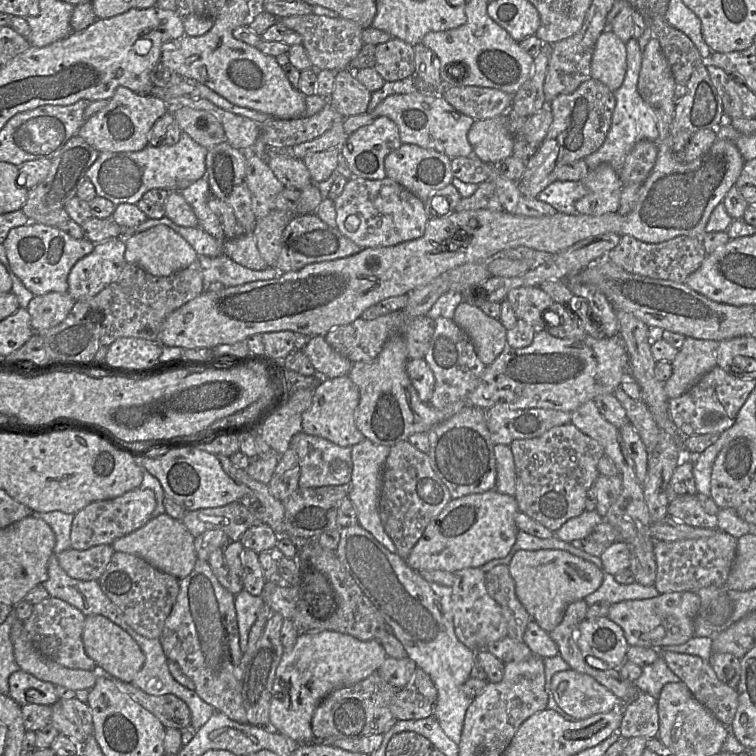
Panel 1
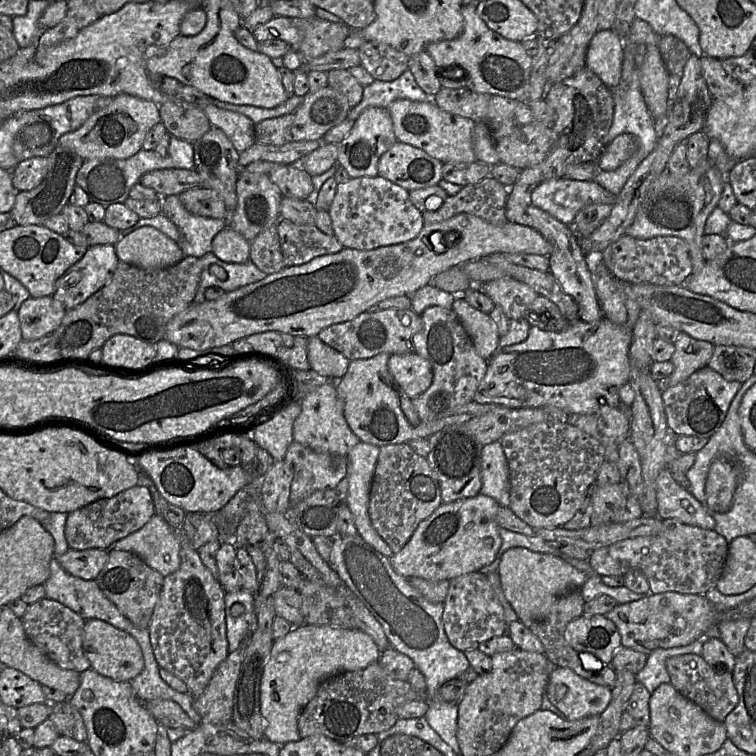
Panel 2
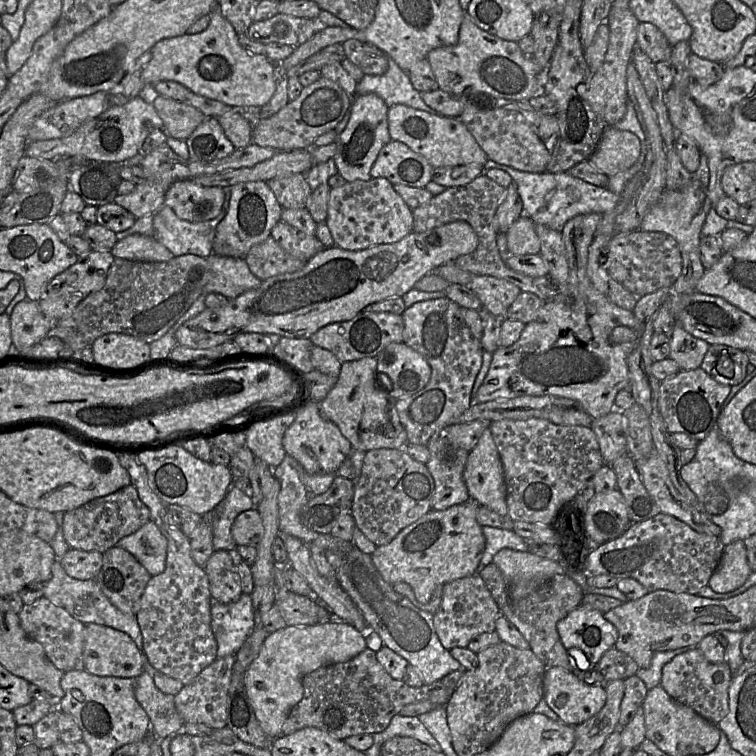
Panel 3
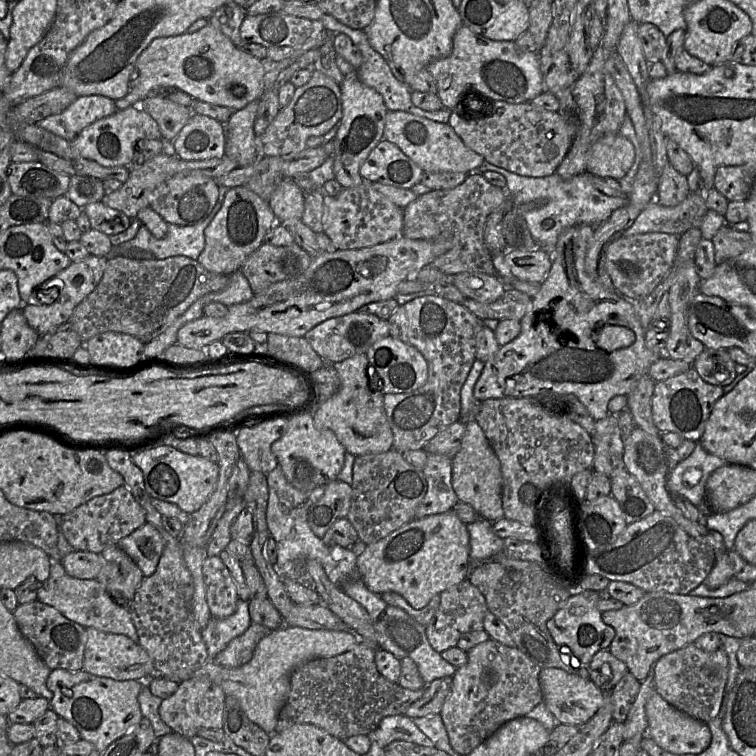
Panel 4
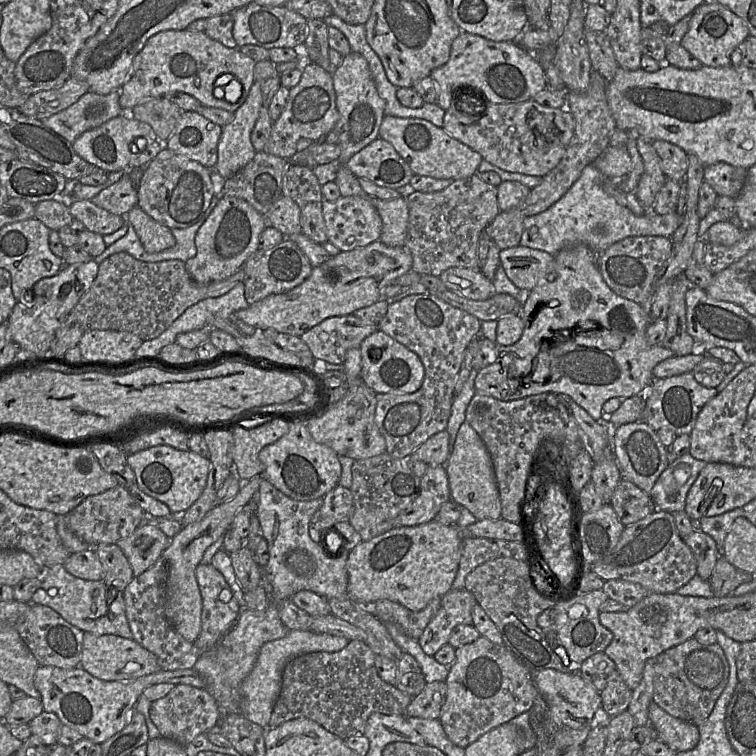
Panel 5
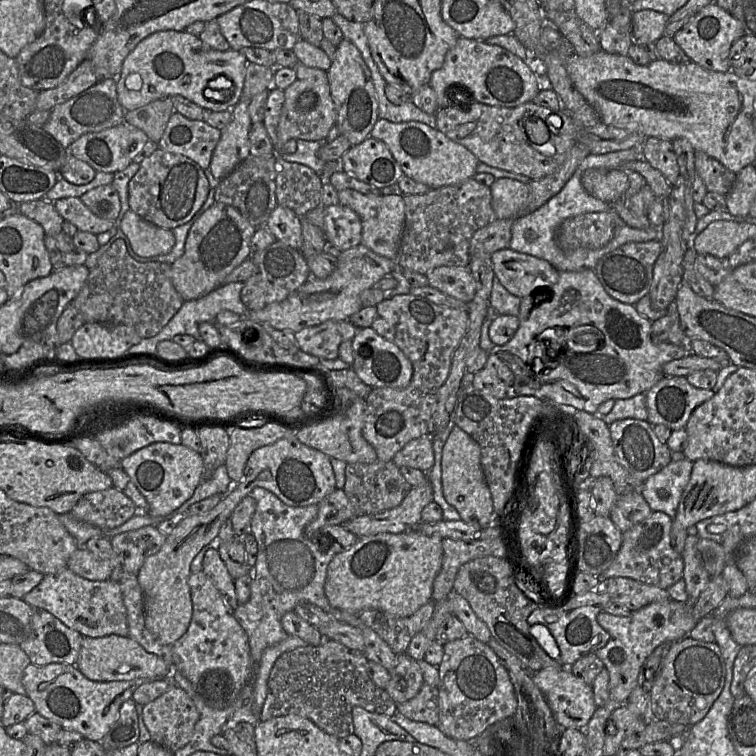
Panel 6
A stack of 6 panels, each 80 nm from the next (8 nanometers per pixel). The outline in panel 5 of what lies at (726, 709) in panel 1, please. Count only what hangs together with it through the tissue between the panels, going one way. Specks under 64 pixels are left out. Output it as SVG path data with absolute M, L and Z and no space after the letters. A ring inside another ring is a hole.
M690 638L655 657L652 701L671 716L698 725L711 714L717 699L727 685L728 677L729 664L721 646L717 643L704 645L695 638Z

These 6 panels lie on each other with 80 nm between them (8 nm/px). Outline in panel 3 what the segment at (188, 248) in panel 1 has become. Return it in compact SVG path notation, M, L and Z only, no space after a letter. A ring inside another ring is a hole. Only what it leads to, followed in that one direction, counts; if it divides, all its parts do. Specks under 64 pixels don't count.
M138 233L118 240L111 253L115 258L143 262L165 262L174 257L173 253L154 237Z

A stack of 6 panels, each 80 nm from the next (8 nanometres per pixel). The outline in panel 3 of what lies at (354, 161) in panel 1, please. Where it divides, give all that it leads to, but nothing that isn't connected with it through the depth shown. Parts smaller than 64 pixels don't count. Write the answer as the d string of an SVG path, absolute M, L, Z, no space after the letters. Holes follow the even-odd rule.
M374 93L356 95L352 98L350 118L346 128L337 136L334 162L337 172L346 182L370 180L370 170L380 150L392 139L388 131L388 106Z

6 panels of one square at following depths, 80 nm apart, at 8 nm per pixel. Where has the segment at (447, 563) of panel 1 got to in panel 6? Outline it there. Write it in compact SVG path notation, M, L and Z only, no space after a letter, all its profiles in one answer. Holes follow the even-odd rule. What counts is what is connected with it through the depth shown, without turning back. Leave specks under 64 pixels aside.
M417 532L359 538L328 565L325 595L330 606L355 613L379 610L402 618L415 614L432 600L434 580L443 563L442 540Z

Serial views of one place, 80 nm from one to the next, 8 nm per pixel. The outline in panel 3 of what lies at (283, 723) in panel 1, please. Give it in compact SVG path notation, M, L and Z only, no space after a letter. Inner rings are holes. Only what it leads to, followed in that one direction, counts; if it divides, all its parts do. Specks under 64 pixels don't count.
M338 620L311 626L287 626L269 634L245 674L247 694L263 731L272 739L282 735L283 723L292 708L303 698L302 679L306 674L325 665L349 661L366 648L365 635L352 625Z

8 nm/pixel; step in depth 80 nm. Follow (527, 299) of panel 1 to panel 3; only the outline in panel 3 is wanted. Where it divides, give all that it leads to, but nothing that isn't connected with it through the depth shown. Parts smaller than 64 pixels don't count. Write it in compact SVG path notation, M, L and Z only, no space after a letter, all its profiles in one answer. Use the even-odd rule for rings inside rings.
M473 275L467 286L480 299L485 312L503 318L510 305L521 293L516 285L487 275Z

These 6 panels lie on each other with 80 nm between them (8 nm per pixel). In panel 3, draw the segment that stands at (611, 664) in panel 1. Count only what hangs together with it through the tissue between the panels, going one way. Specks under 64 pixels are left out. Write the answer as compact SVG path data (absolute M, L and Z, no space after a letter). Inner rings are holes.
M582 603L558 621L557 631L566 649L579 649L595 665L607 650L613 648L618 638L617 628L604 618L602 612L586 607Z

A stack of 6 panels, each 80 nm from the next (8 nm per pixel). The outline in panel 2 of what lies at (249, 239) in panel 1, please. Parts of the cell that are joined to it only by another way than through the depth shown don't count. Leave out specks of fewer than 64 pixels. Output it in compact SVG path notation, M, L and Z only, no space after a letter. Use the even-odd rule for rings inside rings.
M227 226L214 236L212 252L225 262L245 263L250 261L250 242Z

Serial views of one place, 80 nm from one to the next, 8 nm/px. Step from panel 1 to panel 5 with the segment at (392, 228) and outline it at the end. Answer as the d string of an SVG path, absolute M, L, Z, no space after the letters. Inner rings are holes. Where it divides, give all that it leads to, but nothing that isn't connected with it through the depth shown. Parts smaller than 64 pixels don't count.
M340 196L335 201L322 200L322 214L328 241L340 251L351 251L378 241L382 231L382 220L375 206L360 196Z

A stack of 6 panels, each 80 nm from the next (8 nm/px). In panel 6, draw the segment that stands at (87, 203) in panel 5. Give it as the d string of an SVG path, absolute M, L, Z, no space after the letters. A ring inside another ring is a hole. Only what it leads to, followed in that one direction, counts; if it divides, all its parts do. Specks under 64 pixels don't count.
M79 198L58 199L53 205L64 221L75 225L78 231L98 235L113 227L114 221L97 217Z

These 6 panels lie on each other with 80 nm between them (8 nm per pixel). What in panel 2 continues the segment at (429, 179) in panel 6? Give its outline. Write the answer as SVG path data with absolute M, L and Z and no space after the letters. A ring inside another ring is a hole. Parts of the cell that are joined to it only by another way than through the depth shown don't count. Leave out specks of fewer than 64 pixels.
M398 99L389 105L387 110L399 142L419 148L444 164L477 161L472 146L472 133L475 125L473 120L443 111L433 101L414 102Z

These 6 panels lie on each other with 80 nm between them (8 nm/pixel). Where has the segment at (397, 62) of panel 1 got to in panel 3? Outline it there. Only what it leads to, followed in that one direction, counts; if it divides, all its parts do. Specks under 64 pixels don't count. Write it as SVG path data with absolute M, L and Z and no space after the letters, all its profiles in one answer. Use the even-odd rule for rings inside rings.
M348 39L341 46L344 56L359 67L364 74L382 75L387 71L389 57L375 45Z

